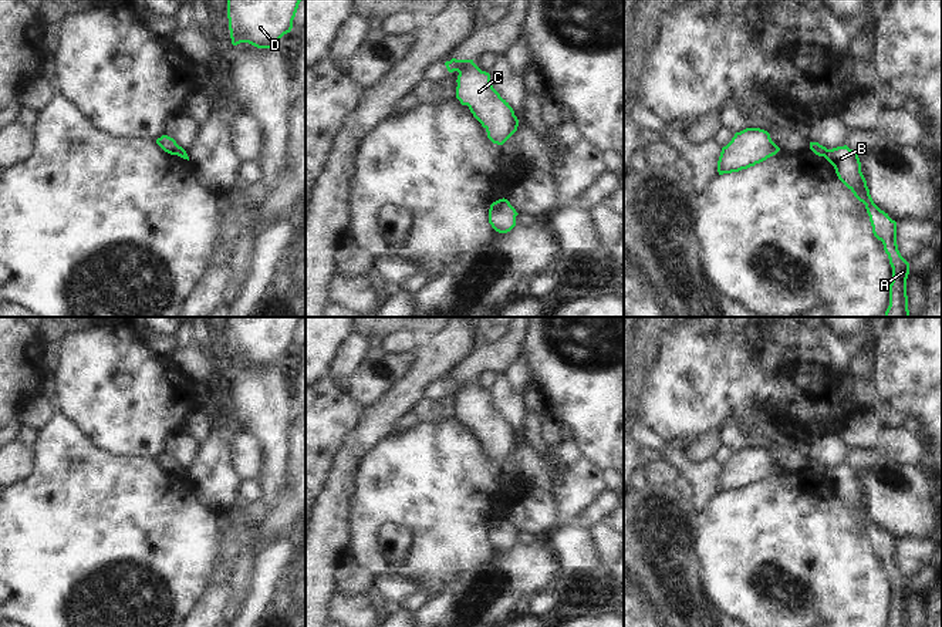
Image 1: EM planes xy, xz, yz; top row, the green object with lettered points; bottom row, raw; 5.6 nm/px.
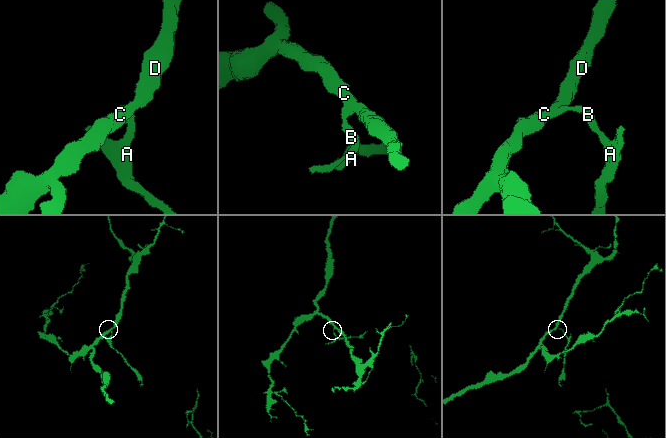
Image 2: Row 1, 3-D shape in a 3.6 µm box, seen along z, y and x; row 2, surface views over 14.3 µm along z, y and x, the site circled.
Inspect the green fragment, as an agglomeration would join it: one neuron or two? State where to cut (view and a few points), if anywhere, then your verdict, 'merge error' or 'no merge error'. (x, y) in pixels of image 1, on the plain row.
yz (827, 468), (824, 475) | merge error

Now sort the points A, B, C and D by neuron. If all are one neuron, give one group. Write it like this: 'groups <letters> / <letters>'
groups A B / C D

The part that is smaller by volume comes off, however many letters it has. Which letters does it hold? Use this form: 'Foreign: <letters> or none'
Foreign: A, B.

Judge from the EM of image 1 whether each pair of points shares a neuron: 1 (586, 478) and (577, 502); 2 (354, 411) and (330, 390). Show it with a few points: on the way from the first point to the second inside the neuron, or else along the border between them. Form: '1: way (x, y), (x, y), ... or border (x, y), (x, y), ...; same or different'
1: way (583, 484), (577, 496); same
2: way (348, 408), (336, 395); same

